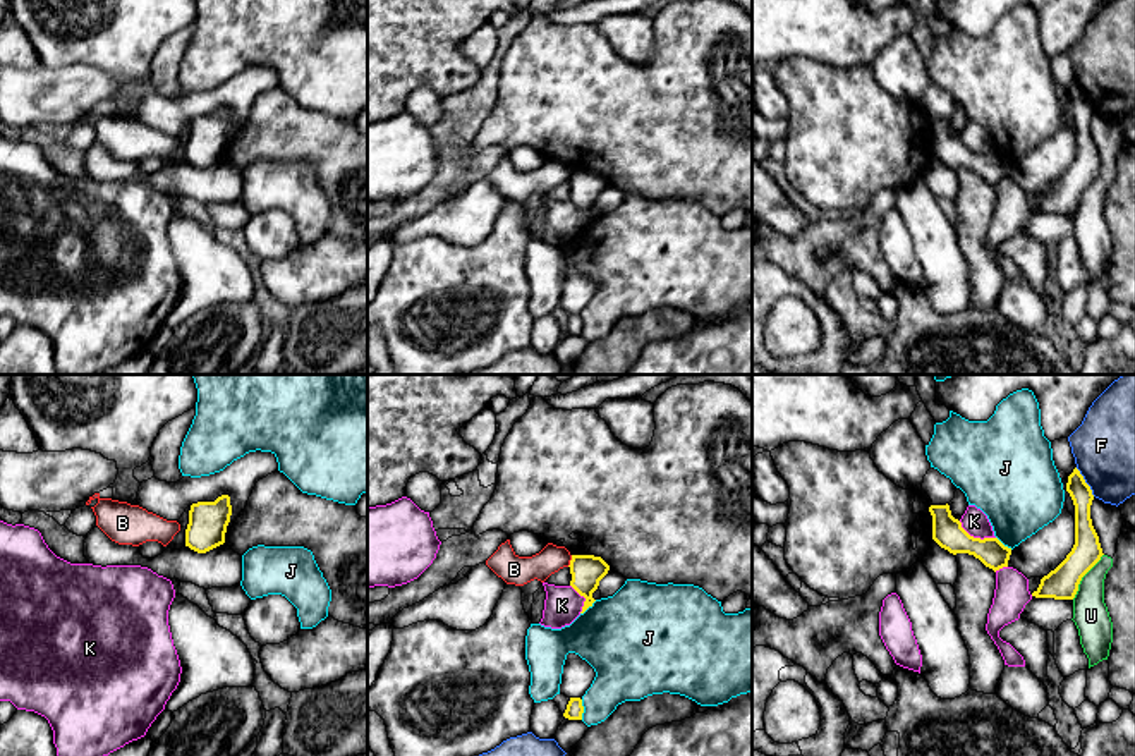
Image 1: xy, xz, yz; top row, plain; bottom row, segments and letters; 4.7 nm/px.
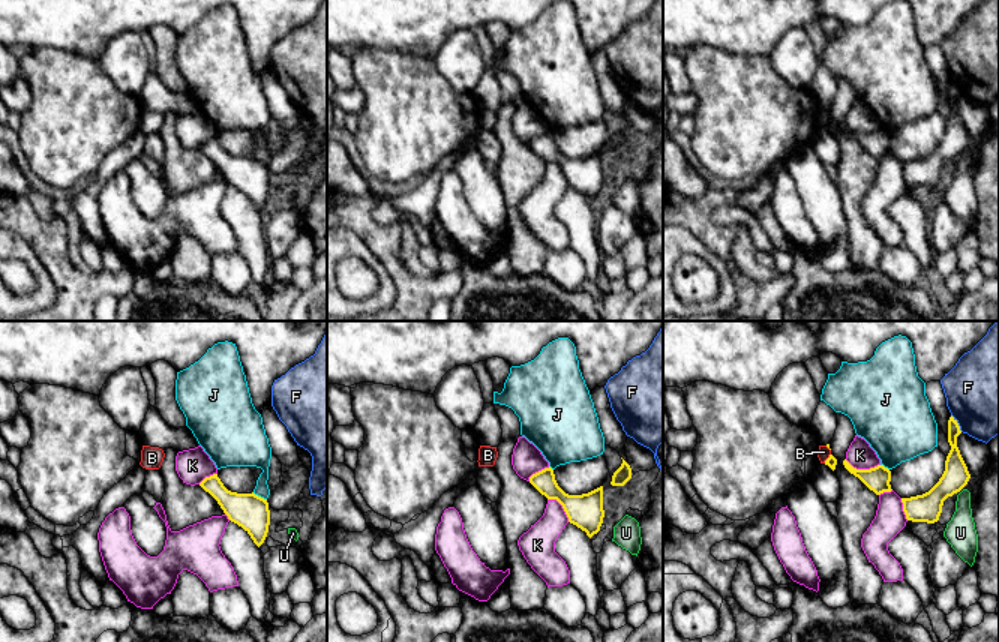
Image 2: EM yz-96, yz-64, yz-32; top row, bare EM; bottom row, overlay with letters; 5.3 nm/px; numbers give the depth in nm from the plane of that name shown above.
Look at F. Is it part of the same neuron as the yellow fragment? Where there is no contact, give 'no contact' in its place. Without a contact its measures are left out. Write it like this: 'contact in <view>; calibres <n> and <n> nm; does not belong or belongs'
contact in yz; calibres 100 and 300 nm; does not belong

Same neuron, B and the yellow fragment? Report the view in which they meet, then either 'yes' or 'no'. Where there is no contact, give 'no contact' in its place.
contact in xz; no

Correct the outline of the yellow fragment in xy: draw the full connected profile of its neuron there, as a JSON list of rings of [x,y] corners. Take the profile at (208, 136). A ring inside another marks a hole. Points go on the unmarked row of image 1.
[[[222,110],[215,117],[192,119],[185,144],[185,162],[197,168],[206,168],[223,160],[230,131],[232,120],[228,110]]]

